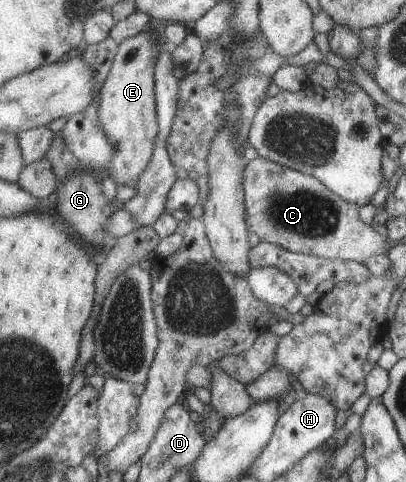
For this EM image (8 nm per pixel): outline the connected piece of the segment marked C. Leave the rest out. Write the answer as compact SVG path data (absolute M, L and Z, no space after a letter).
M262 158L248 160L243 173L244 204L248 233L255 233L260 241L282 247L296 254L329 258L330 260L353 260L365 264L373 256L388 255L387 237L379 234L372 225L359 218L360 207L345 201L327 189L316 177L283 167L277 162Z

